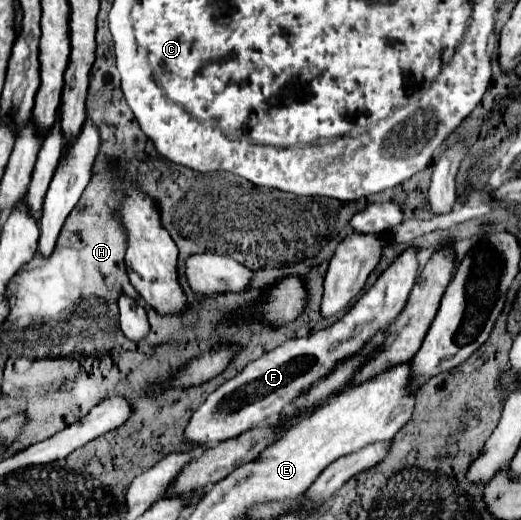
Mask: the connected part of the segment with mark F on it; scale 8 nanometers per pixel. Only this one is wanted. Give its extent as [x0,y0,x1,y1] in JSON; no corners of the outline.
[184,246,420,446]

